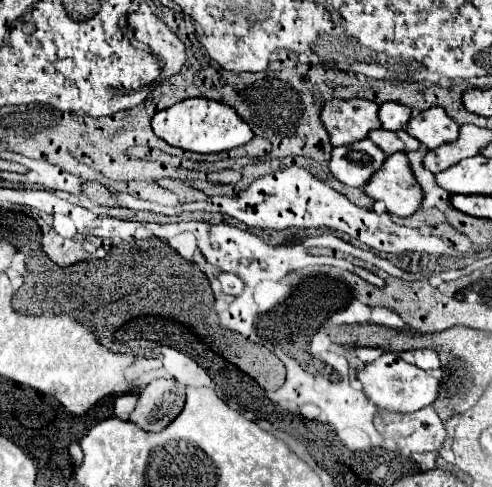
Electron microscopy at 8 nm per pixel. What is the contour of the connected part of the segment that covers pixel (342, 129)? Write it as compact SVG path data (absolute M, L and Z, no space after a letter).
M364 98L328 100L320 110L320 120L330 136L332 146L352 144L366 138L370 130L380 128L378 104Z

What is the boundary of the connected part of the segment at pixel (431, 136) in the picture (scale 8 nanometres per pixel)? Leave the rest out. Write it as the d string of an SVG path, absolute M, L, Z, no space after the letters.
M440 106L418 112L408 120L404 130L420 140L428 150L444 142L452 142L452 138L458 136L458 124Z

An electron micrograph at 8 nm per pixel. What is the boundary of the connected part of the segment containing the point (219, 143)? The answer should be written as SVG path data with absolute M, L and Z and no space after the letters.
M188 98L166 110L160 110L152 118L152 130L158 138L168 142L170 146L178 146L198 154L232 150L236 146L250 142L254 136L250 126L236 114L236 110L232 110L228 104L216 100L204 100L204 98Z

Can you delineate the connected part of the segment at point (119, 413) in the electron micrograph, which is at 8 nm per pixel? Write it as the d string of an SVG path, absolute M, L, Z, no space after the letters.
M124 394L124 396L118 396L116 402L114 402L114 414L116 418L120 420L128 420L128 414L132 412L132 406L136 406L136 394Z

